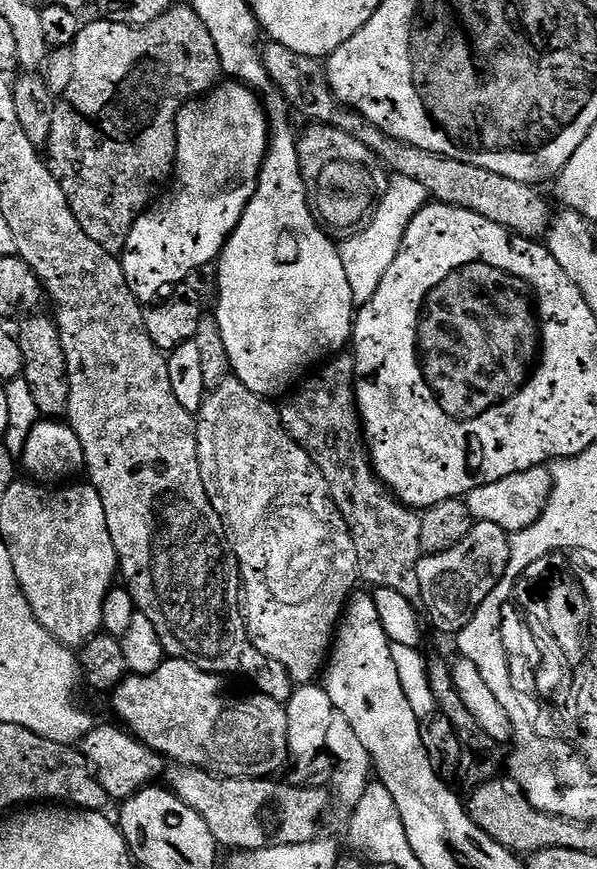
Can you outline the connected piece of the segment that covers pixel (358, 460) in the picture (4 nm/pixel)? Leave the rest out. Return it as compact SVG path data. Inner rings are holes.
M337 354L323 361L299 387L287 393L286 399L288 401L285 404L279 405L280 422L284 425L284 429L292 435L294 442L298 442L302 446L302 450L306 450L306 454L310 454L310 458L314 462L314 466L318 466L322 478L326 478L326 486L330 490L334 506L342 514L350 538L354 542L359 579L375 589L392 589L411 604L421 605L423 600L418 577L418 562L422 555L420 551L421 513L417 509L407 508L401 504L388 491L388 485L381 482L380 477L376 475L376 469L372 466L369 453L366 451L366 441L362 435L360 413L356 406L355 359L348 354Z

